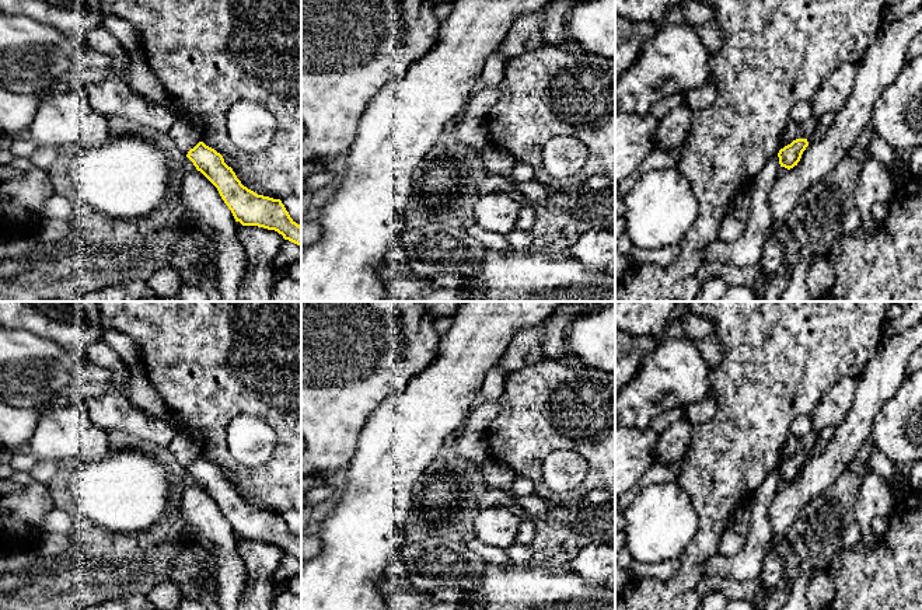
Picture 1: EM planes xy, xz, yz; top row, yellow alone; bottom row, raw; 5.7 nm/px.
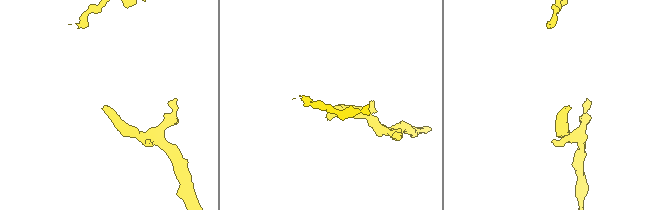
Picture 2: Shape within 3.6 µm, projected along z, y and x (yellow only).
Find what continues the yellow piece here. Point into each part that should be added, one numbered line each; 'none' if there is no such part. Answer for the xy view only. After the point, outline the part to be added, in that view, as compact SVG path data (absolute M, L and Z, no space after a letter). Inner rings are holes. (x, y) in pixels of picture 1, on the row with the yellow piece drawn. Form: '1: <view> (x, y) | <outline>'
none

